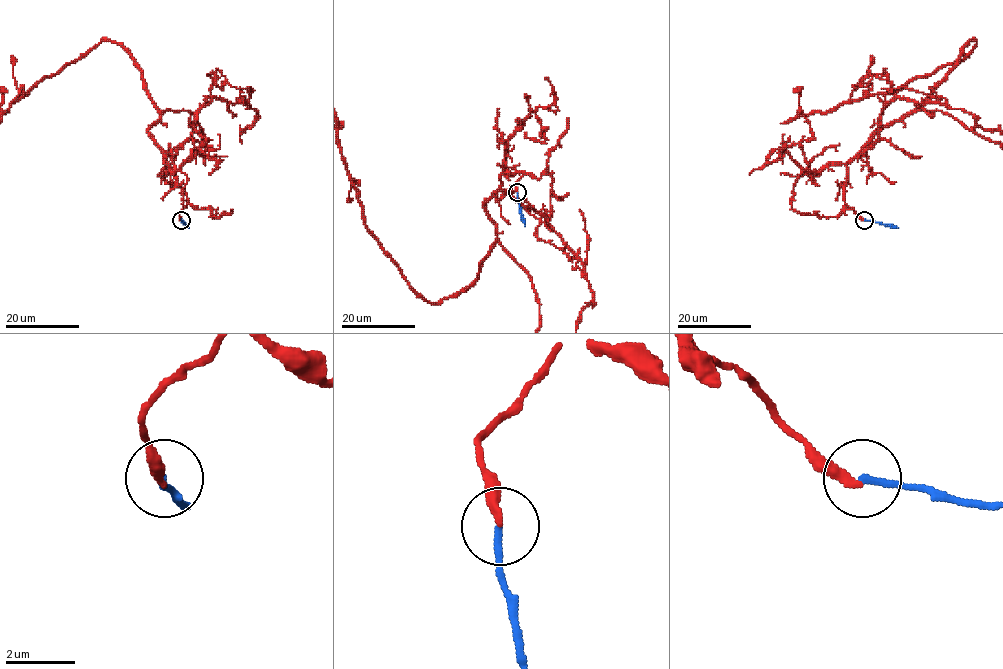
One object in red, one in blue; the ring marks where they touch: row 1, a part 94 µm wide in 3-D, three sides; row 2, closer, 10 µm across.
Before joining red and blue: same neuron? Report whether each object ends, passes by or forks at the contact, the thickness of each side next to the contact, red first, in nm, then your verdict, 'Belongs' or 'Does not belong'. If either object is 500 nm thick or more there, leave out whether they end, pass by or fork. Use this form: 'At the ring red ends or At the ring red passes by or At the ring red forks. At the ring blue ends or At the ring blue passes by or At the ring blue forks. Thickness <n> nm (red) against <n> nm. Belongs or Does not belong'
At the ring red ends. At the ring blue ends. Thickness 240 nm (red) against 200 nm. Does not belong

